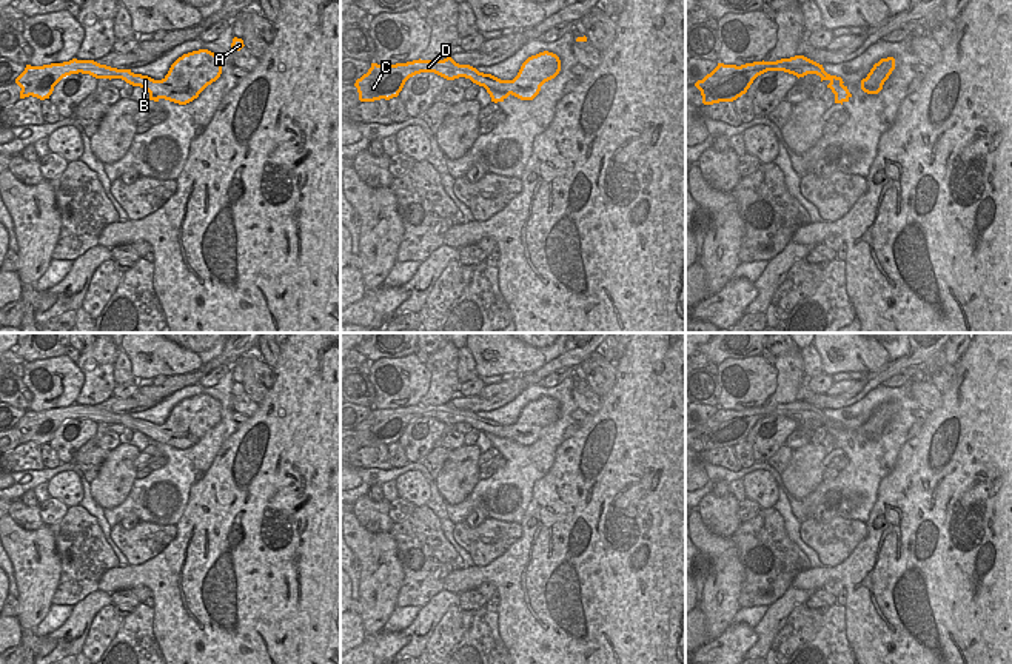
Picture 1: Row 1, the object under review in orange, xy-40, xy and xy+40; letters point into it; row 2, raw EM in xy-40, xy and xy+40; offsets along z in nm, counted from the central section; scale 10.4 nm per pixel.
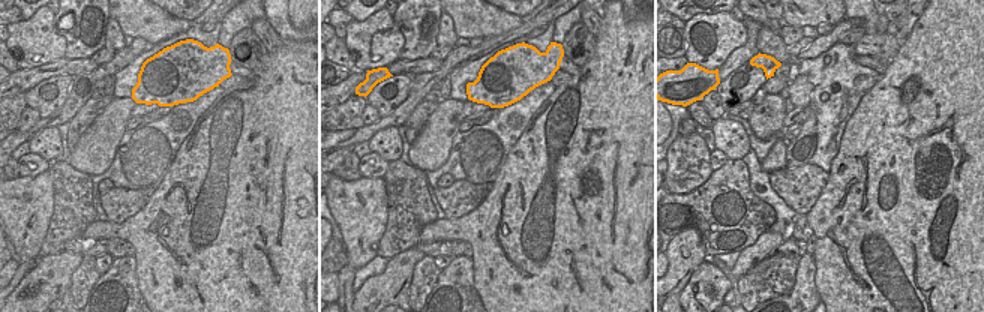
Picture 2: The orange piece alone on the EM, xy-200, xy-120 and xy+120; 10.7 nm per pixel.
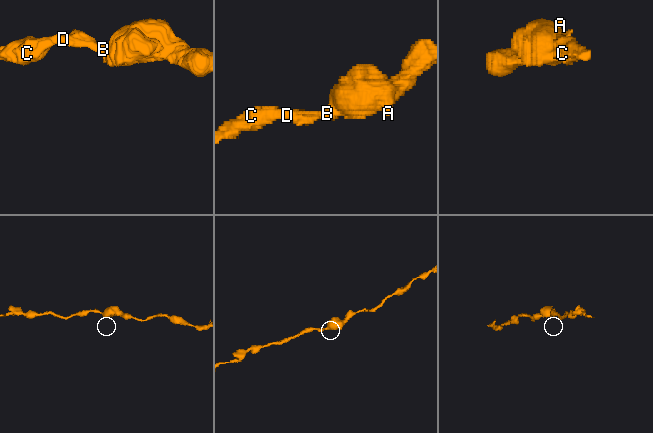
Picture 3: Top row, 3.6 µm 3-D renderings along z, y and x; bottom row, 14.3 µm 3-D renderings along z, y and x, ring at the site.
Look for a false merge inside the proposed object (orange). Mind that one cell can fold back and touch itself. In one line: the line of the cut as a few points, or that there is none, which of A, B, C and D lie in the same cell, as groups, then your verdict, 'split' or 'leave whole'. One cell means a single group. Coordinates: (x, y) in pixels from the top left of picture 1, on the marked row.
no cut | A B C D | leave whole

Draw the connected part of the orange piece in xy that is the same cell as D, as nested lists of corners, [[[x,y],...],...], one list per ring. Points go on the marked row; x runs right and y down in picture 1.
[[[544,51],[528,57],[513,80],[501,80],[491,74],[479,72],[470,65],[456,63],[451,55],[444,60],[413,60],[396,65],[371,63],[367,74],[356,80],[354,86],[360,102],[390,100],[397,97],[405,82],[421,72],[434,72],[447,80],[470,79],[484,86],[491,102],[504,102],[510,94],[521,100],[533,100],[541,86],[555,79],[561,71],[556,54]]]

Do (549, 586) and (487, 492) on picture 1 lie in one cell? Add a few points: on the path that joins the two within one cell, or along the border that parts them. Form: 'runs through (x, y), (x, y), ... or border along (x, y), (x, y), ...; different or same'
border along (533, 487), (533, 496), (519, 523); different

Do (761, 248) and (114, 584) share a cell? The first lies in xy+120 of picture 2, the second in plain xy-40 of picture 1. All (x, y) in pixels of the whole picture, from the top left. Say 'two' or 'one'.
two

